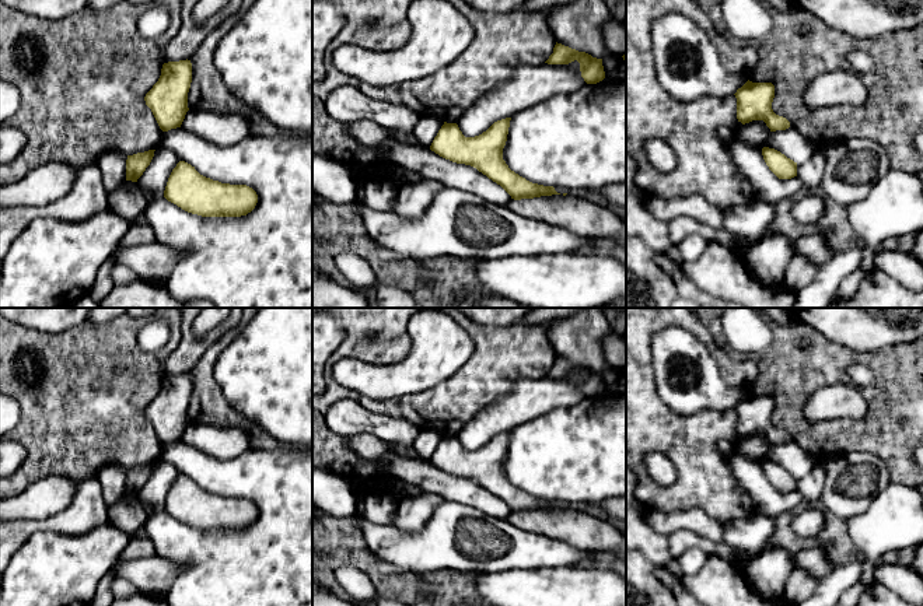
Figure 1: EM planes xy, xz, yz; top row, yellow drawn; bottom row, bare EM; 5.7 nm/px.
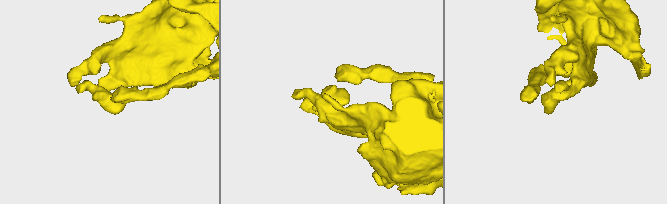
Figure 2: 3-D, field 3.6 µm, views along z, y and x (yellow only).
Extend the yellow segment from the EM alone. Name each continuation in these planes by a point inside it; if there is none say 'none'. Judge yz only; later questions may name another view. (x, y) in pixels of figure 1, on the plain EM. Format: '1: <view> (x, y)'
none

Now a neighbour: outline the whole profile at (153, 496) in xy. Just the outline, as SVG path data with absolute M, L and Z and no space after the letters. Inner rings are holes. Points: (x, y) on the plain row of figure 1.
M155 462L150 479L136 495L148 514L164 511L168 491L178 476L179 472L171 463Z

